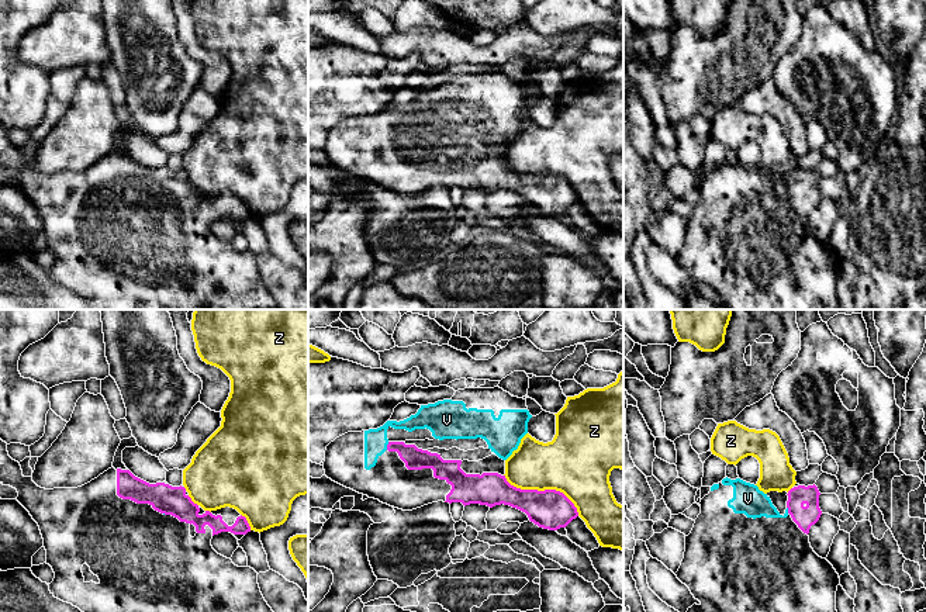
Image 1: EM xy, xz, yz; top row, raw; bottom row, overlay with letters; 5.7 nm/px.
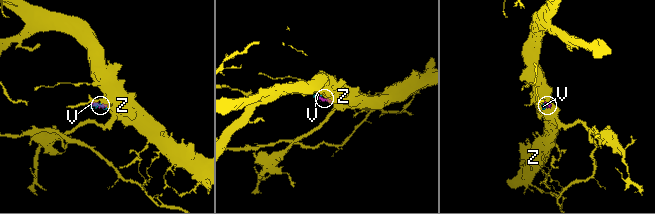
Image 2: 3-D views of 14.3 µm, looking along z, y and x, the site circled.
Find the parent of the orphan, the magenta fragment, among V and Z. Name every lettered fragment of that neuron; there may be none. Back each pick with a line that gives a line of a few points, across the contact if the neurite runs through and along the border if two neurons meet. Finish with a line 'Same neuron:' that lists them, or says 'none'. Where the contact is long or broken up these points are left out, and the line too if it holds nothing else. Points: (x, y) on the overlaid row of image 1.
Same neuron: V

